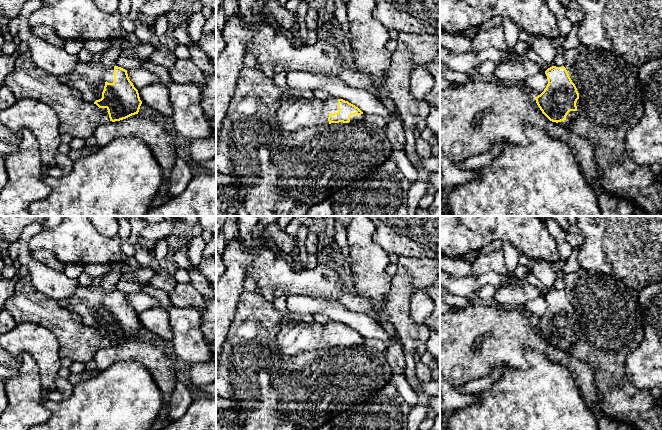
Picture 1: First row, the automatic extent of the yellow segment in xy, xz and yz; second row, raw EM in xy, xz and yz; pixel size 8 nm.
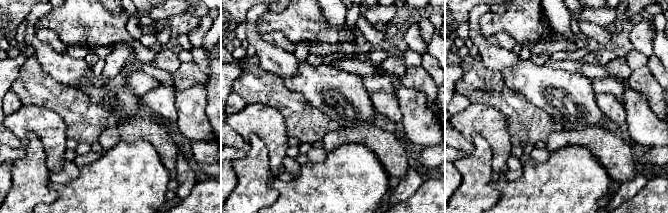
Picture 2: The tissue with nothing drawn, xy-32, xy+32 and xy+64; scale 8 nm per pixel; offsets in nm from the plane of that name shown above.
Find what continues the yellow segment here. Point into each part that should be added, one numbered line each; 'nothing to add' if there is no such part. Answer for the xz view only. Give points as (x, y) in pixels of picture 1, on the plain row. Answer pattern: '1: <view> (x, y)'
1: xz (291, 340)
2: xz (355, 341)

